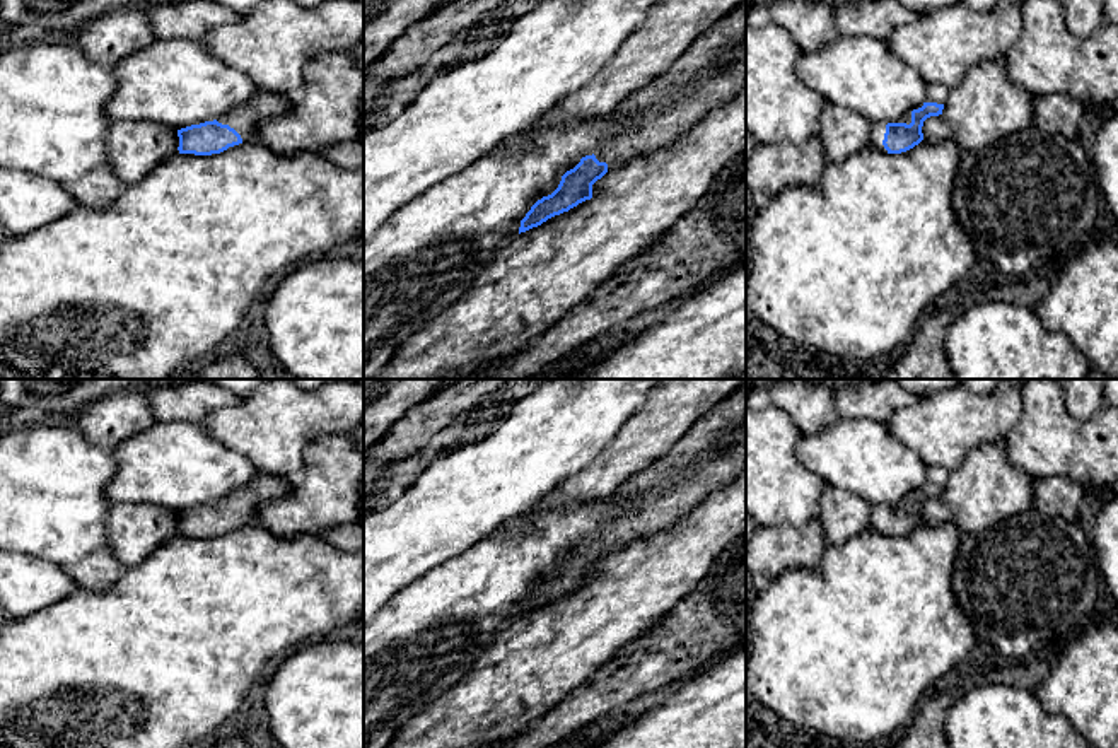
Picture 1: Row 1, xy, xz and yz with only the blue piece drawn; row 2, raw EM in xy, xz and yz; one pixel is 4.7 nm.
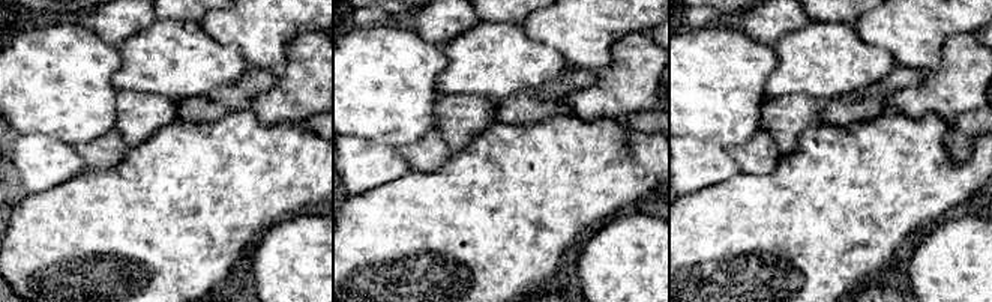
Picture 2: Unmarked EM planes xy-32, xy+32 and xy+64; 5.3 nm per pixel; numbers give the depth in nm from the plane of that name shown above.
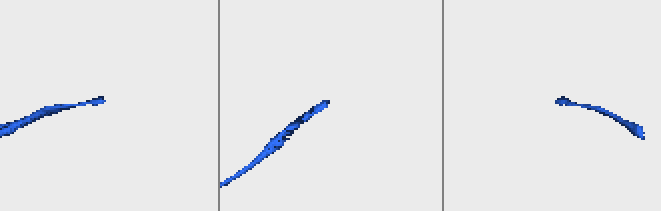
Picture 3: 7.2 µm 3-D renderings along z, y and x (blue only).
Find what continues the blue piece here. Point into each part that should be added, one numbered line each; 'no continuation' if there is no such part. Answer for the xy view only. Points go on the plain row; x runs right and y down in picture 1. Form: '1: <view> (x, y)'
1: xy (246, 502)

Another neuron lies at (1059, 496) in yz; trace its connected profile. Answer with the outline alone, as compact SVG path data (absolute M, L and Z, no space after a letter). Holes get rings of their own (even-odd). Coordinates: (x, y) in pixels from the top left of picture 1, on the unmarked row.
M1067 476L1036 480L1033 507L1045 516L1062 516L1077 523L1086 487Z

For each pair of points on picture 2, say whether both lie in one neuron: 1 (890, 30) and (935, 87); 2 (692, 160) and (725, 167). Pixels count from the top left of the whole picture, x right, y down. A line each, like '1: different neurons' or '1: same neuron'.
1: different neurons
2: same neuron

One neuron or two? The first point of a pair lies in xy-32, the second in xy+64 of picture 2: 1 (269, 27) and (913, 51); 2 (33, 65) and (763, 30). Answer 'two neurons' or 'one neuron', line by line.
1: one neuron
2: two neurons

